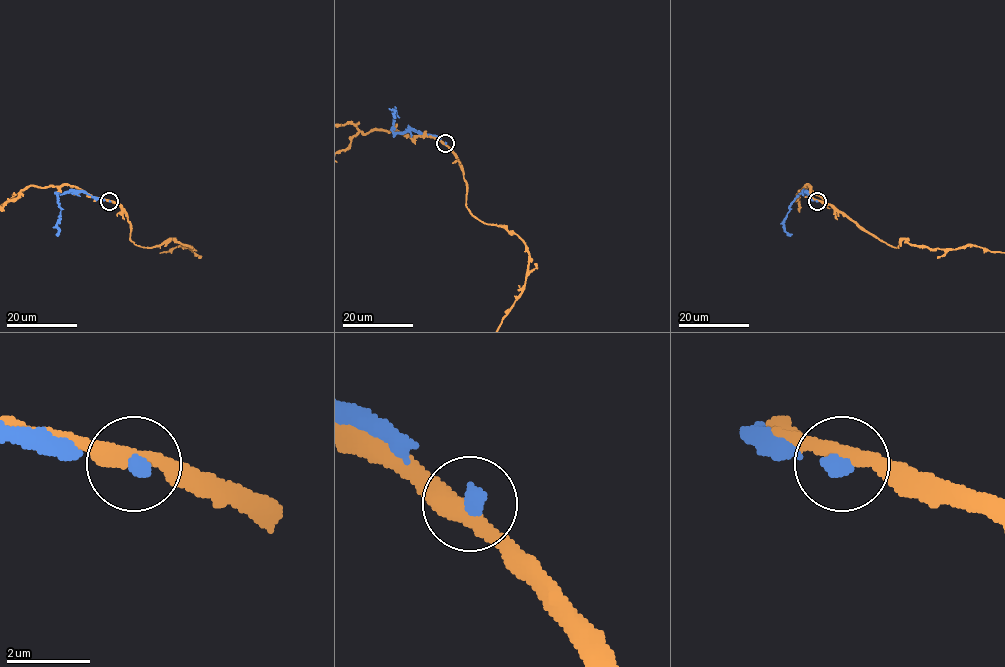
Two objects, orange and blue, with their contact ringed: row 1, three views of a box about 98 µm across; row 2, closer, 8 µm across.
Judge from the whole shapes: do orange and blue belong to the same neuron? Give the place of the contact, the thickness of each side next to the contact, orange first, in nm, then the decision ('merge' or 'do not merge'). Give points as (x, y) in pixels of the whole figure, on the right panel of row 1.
place (817, 201); calibres 420 and 320 nm; do not merge

